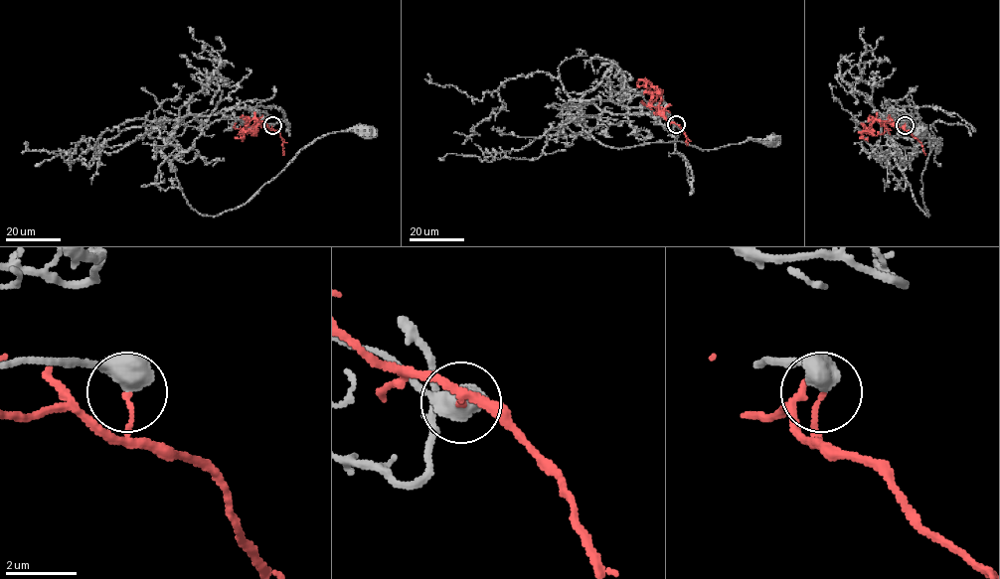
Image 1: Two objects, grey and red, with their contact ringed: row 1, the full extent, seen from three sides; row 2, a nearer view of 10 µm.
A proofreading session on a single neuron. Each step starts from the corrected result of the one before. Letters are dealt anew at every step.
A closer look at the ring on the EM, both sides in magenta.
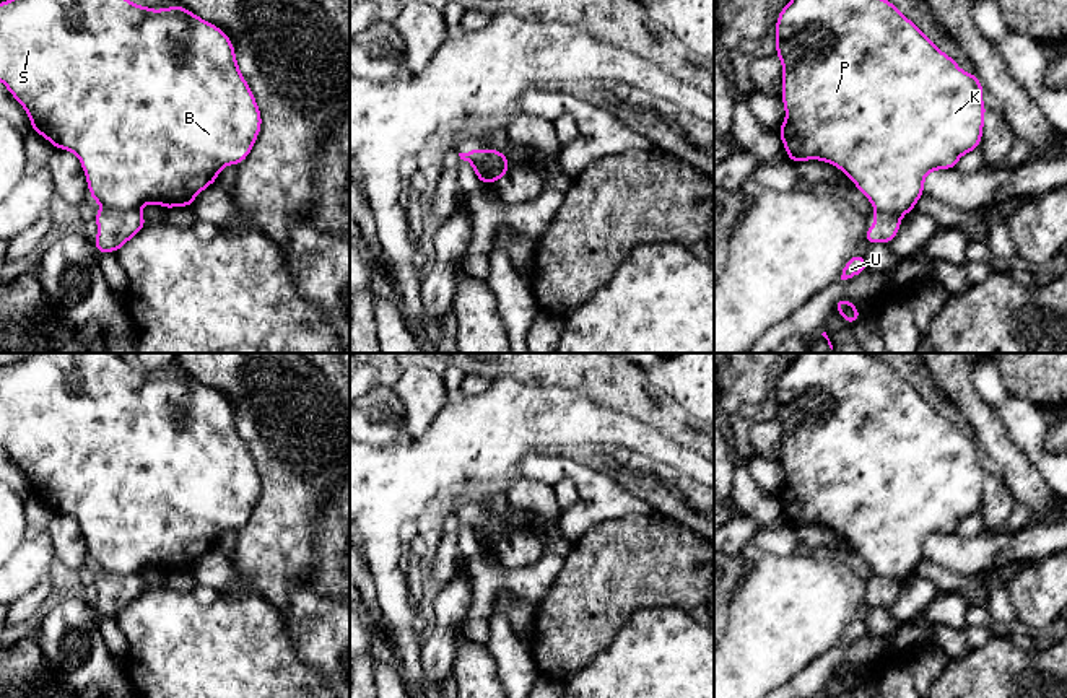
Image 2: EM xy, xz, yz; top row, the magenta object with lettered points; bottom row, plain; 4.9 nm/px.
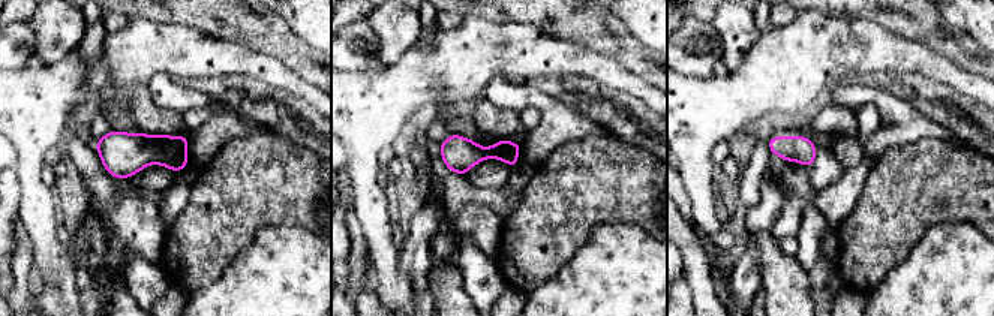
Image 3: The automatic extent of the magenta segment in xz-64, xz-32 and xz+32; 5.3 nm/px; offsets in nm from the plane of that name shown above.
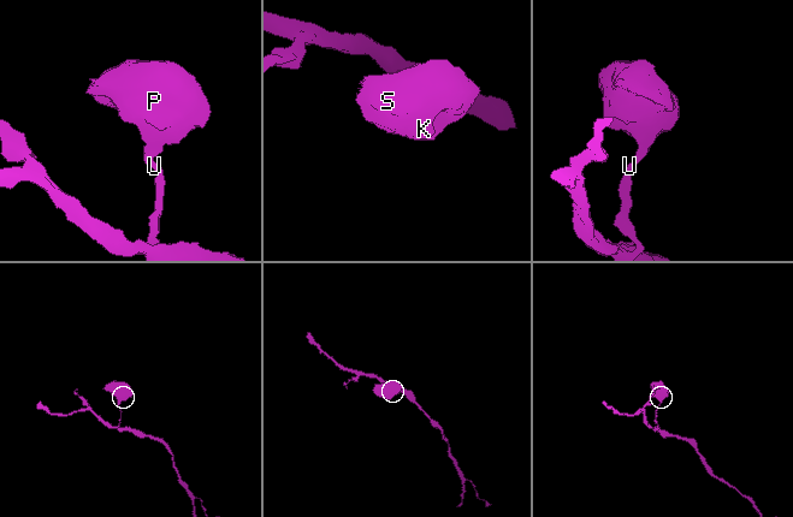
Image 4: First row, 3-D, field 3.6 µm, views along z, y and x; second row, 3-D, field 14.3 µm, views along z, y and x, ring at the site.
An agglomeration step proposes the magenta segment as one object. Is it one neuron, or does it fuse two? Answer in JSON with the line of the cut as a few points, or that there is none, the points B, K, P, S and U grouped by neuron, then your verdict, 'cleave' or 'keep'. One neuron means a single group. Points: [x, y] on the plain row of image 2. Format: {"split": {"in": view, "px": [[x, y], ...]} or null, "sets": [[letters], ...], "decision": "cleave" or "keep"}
{"split": {"in": "xz", "px": [[472, 529], [493, 526], [506, 534]]}, "sets": [["B", "K", "P", "S"], ["U"]], "decision": "cleave"}

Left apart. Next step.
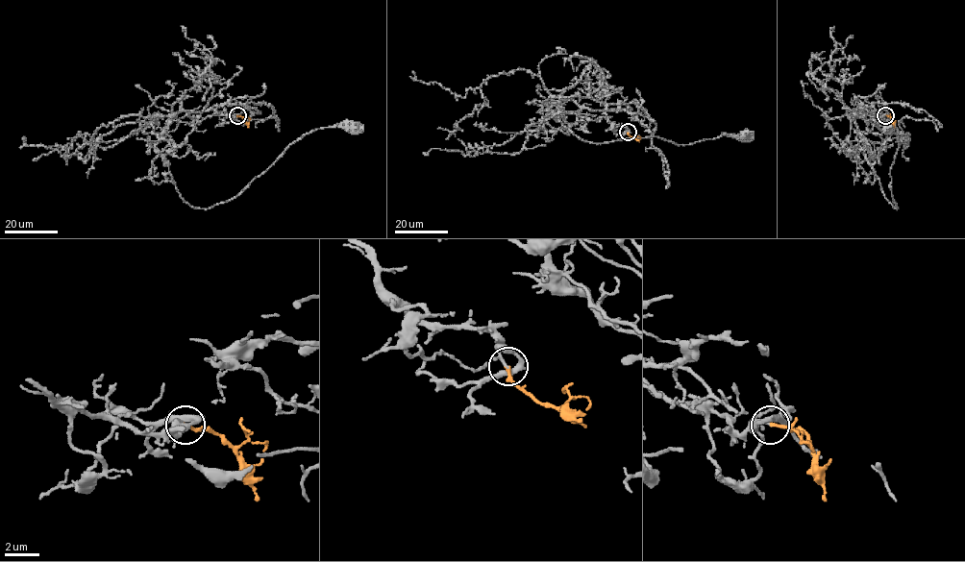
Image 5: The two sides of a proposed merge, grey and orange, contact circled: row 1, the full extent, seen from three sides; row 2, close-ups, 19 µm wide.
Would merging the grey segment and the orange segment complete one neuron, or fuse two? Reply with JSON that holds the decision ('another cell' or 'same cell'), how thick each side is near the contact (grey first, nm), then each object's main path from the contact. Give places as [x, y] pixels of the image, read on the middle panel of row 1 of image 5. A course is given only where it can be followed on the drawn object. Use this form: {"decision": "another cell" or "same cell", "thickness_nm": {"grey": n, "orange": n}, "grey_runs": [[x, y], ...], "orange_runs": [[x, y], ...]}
{"decision": "same cell", "thickness_nm": {"grey": 180, "orange": 200}, "grey_runs": [[627, 132], [603, 111], [571, 100], [546, 109], [584, 141], [657, 136], [678, 145], [743, 136]], "orange_runs": [[627, 132], [638, 140]]}

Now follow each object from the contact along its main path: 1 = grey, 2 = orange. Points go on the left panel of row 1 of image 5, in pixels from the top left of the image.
1: (236, 115), (178, 111), (156, 148), (180, 196), (194, 207), (235, 198), (305, 134), (353, 127)
2: (236, 115), (242, 117), (248, 128)

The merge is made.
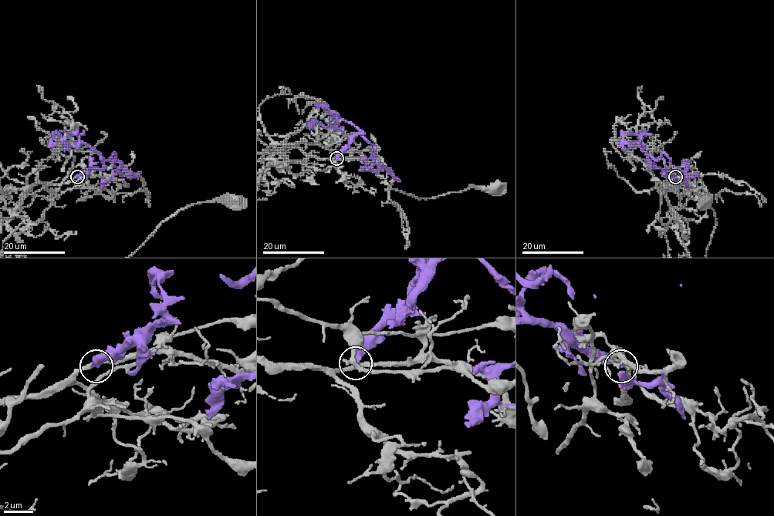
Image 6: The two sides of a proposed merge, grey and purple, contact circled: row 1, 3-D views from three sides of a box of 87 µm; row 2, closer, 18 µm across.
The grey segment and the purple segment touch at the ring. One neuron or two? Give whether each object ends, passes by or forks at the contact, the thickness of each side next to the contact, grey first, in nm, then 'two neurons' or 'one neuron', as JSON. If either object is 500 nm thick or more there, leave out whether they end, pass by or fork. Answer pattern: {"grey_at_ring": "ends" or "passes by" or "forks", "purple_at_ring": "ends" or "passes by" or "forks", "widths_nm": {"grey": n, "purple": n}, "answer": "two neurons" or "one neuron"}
{"grey_at_ring": "passes by", "purple_at_ring": "ends", "widths_nm": {"grey": 280, "purple": 440}, "answer": "two neurons"}

